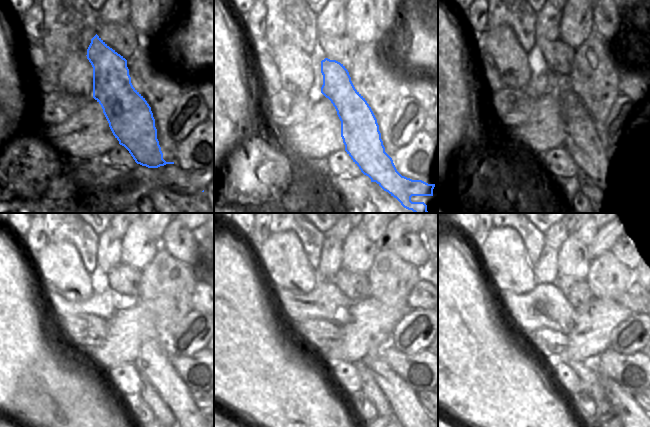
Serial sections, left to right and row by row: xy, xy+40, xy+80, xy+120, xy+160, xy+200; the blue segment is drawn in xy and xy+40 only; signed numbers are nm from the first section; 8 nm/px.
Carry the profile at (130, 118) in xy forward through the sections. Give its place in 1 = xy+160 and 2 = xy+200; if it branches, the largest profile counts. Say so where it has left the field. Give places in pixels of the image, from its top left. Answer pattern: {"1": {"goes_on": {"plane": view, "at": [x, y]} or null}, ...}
{"1": {"goes_on": {"plane": "xy+160", "at": [407, 409]}}, "2": {"goes_on": {"plane": "xy+200", "at": [632, 416]}}}

